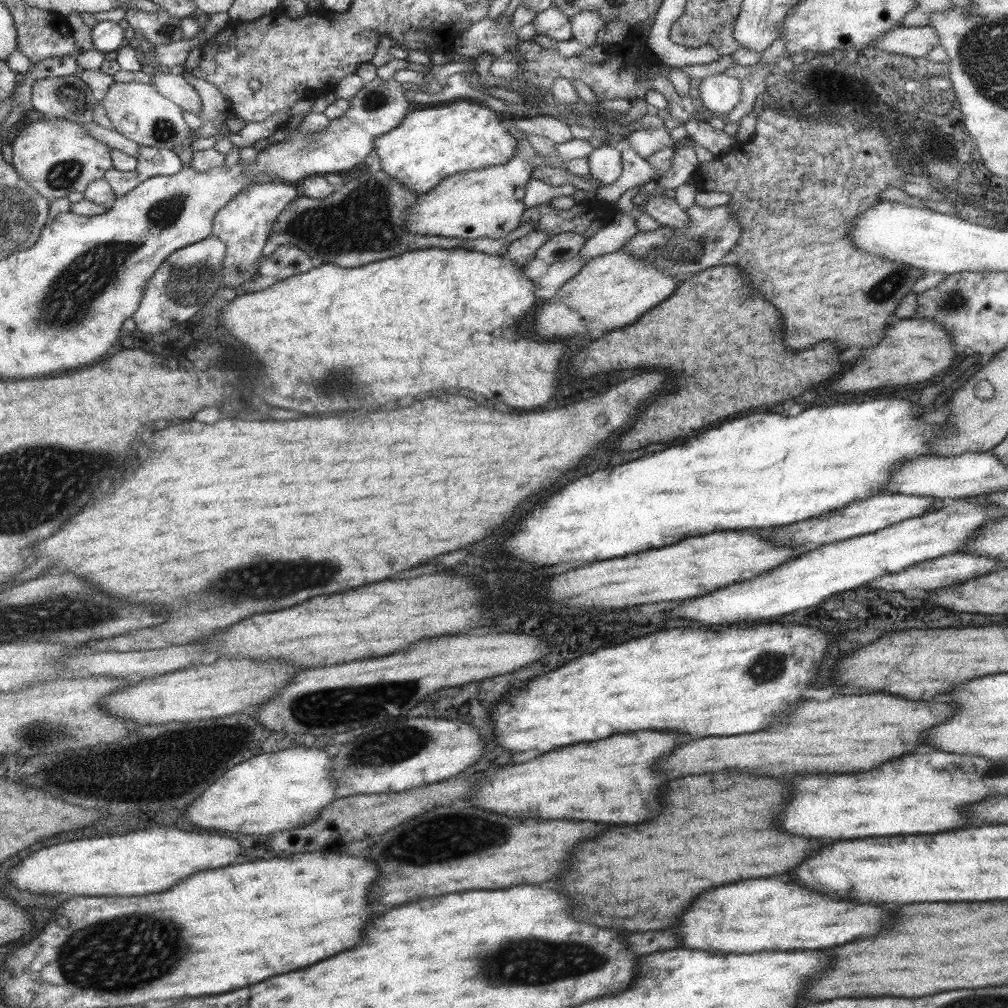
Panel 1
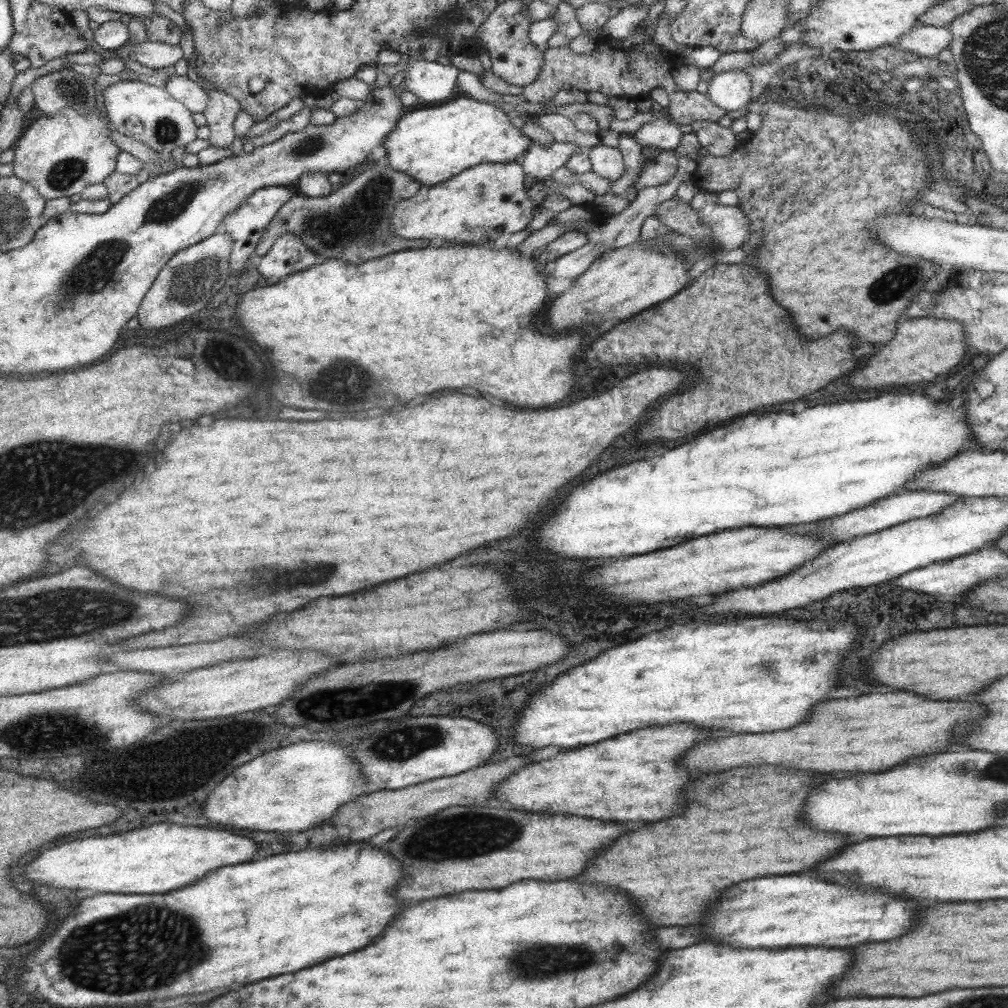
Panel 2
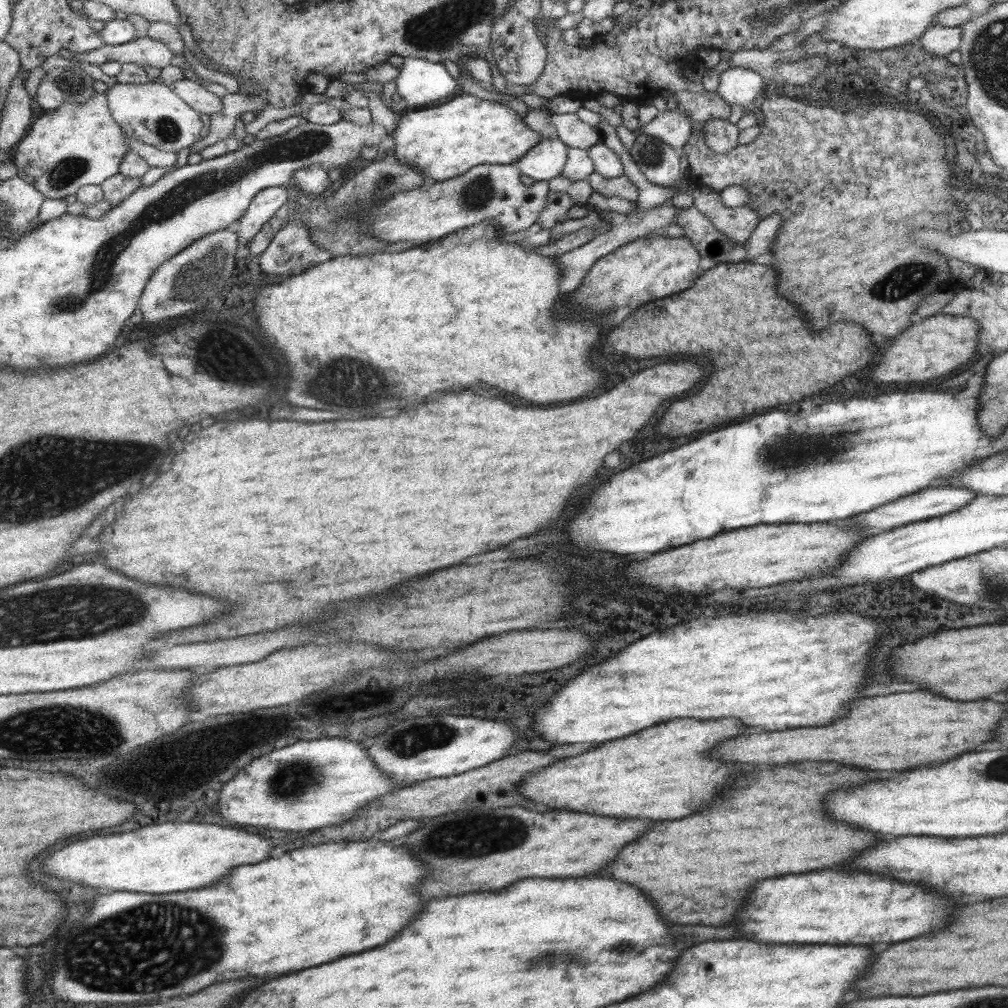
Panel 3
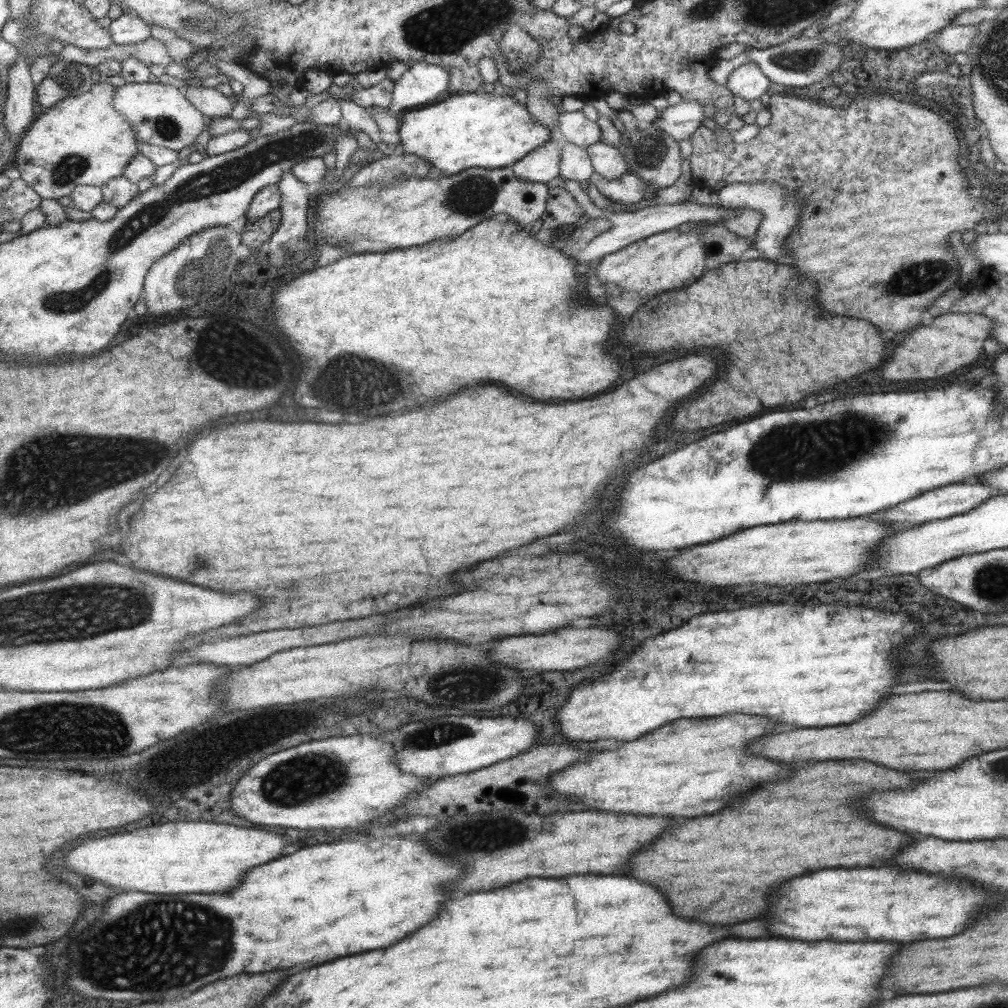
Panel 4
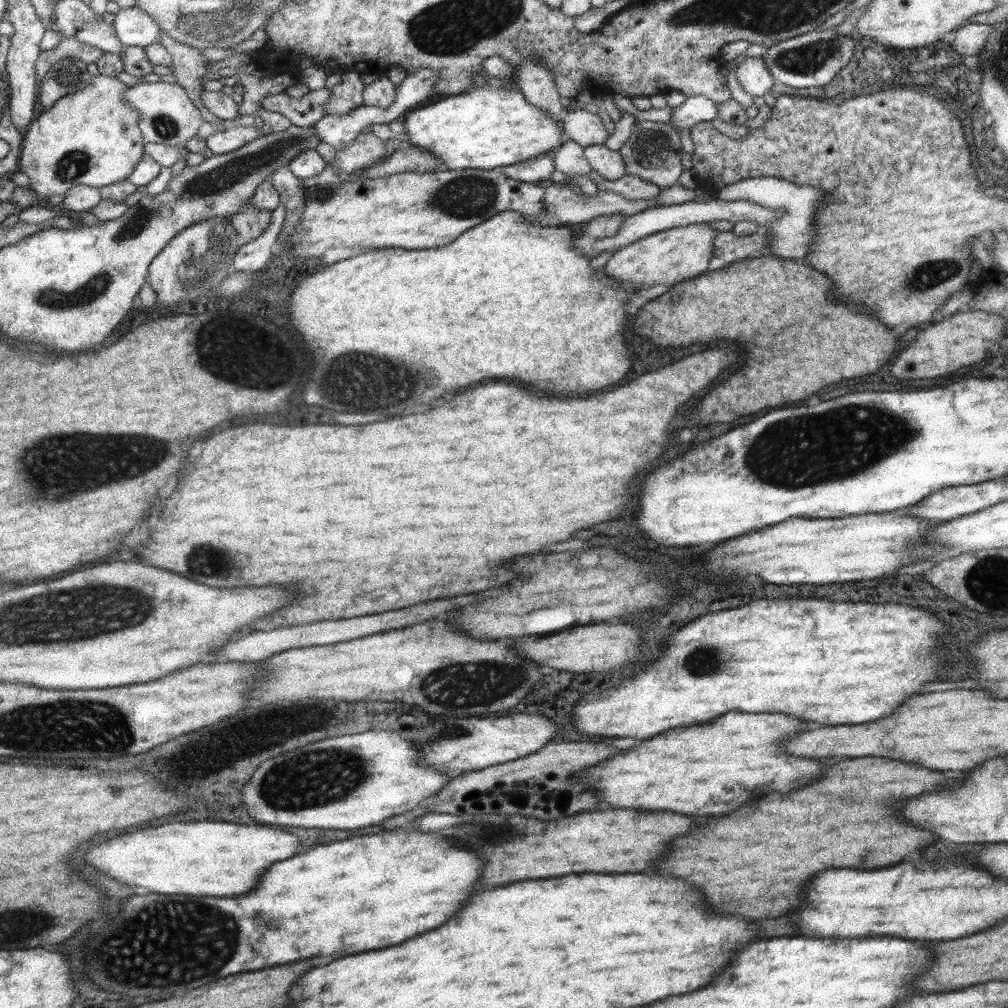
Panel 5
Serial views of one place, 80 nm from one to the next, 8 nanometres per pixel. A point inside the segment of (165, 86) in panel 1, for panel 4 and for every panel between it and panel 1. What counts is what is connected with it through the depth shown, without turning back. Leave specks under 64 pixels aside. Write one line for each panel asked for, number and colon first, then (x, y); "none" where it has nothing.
2: (191, 94)
3: (196, 95)
4: (211, 102)

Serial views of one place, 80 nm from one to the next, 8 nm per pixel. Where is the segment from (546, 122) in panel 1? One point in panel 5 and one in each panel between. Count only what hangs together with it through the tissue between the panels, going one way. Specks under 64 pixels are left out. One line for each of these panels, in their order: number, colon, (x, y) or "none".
2: (561, 128)
3: (569, 129)
4: (577, 130)
5: (586, 129)

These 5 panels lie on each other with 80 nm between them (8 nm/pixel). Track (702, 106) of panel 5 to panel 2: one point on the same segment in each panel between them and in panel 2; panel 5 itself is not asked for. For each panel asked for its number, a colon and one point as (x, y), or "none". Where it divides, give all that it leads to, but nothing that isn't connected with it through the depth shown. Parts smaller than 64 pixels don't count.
2: (662, 133)
3: (673, 128)
4: (679, 121)

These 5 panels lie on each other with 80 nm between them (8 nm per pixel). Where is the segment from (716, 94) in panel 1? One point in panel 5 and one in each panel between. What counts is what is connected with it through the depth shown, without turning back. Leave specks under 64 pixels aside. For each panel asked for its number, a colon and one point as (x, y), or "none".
2: (729, 90)
3: (737, 85)
4: (746, 81)
5: (752, 76)

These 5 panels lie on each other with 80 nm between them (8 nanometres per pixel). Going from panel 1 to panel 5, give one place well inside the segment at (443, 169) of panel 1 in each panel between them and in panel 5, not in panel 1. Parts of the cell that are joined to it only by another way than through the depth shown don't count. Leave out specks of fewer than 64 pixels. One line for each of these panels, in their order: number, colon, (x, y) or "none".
2: (430, 145)
3: (441, 142)
4: (475, 129)
5: (483, 128)

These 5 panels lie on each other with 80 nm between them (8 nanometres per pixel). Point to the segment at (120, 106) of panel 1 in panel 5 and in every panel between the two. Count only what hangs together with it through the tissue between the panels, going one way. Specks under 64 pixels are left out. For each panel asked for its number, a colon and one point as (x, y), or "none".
2: (149, 113)
3: (152, 112)
4: (162, 115)
5: (168, 115)

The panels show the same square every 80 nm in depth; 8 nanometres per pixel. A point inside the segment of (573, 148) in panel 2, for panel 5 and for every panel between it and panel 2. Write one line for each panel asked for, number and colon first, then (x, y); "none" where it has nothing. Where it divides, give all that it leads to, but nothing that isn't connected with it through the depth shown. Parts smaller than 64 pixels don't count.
3: (546, 159)
4: (542, 164)
5: (532, 170)

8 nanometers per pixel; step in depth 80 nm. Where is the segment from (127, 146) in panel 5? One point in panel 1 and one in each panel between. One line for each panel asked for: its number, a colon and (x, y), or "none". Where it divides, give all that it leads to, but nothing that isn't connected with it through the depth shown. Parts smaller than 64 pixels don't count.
1: (57, 156)
2: (60, 155)
3: (77, 145)
4: (83, 140)

